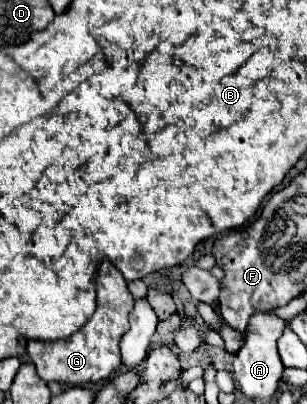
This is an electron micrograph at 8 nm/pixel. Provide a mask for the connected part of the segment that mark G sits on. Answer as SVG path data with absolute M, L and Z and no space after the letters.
M109 260L101 262L95 282L97 282L97 310L81 330L77 330L73 336L65 340L55 340L55 342L27 340L27 354L37 366L37 374L45 382L55 380L65 386L81 386L81 384L105 380L121 368L119 342L125 330L129 330L127 316L133 308L133 296L127 290L125 278Z

